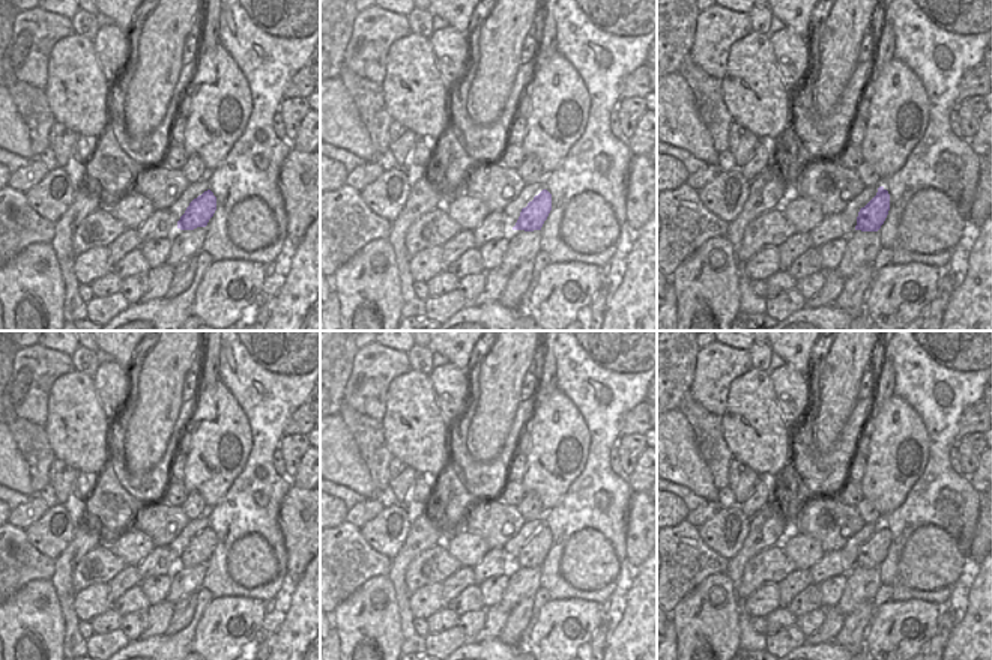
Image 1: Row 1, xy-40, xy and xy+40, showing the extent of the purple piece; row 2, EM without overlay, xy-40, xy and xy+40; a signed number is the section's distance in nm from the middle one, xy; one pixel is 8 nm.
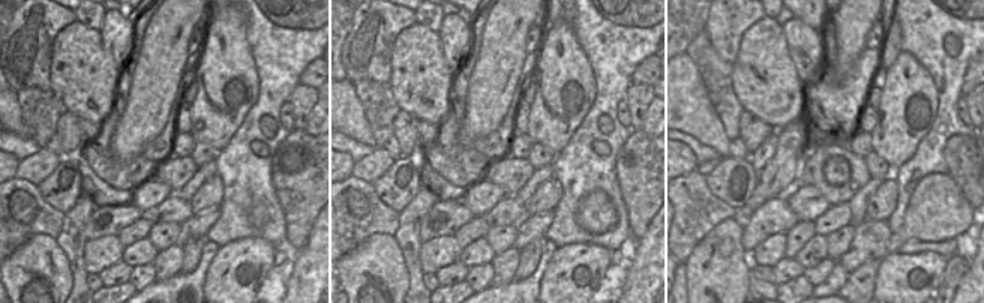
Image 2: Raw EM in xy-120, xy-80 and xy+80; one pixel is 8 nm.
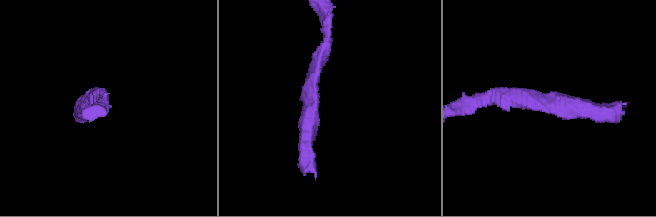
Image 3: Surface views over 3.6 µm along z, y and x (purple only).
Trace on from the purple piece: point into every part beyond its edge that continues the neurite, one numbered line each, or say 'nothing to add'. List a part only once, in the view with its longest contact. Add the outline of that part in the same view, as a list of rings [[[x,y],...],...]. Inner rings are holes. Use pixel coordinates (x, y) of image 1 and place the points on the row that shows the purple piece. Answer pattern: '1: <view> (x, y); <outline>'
nothing to add

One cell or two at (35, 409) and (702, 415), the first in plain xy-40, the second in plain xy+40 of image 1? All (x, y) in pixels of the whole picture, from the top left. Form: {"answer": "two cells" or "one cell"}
{"answer": "two cells"}

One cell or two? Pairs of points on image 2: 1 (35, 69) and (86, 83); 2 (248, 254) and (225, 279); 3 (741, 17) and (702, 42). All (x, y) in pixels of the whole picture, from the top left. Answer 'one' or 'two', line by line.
1: two
2: one
3: two

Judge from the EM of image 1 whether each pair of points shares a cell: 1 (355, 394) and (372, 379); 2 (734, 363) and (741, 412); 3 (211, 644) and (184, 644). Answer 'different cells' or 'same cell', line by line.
1: same cell
2: different cells
3: different cells

